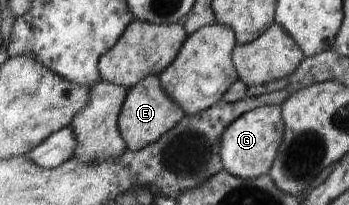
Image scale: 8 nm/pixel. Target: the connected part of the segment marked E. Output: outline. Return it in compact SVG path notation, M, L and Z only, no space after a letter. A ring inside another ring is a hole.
M150 75L128 90L118 115L118 132L124 139L128 150L138 152L174 128L184 118L184 115L185 112L180 105L162 88L159 76Z

